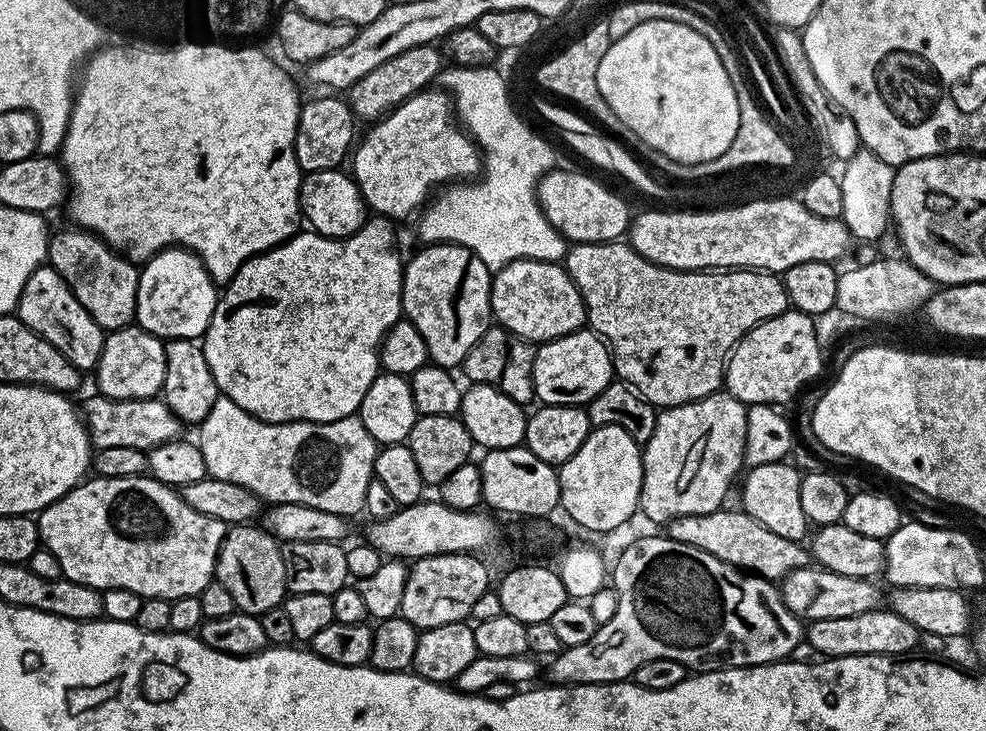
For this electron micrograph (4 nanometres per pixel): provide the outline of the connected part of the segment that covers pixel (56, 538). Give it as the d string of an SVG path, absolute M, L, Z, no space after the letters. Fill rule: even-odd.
M148 474L134 478L96 476L85 479L70 489L61 500L54 501L49 508L45 508L43 512L39 513L38 523L40 526L40 543L50 550L50 554L54 554L54 558L58 558L58 562L62 565L64 579L82 582L91 588L128 590L143 598L162 598L170 601L181 600L187 596L199 596L202 590L206 590L206 586L216 575L216 559L220 553L226 531L226 525L218 522L218 518L206 518L206 514L198 514L198 510L186 506L186 502L181 498L177 489L170 484L163 484L160 480L153 480Z

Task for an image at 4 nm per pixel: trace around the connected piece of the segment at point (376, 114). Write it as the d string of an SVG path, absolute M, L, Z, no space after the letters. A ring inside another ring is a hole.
M427 44L414 46L414 50L406 50L406 54L398 54L398 58L390 58L390 62L382 62L378 70L370 70L366 78L358 78L358 82L354 82L354 86L347 89L346 99L348 107L352 109L353 117L360 122L384 119L399 104L406 102L416 93L425 91L431 85L428 83L431 80L433 83L439 77L446 64L446 60L443 59L445 60L445 57L436 44Z

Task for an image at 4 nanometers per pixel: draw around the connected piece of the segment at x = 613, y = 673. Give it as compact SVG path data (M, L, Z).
M660 534L660 536L644 536L641 540L636 540L633 544L628 544L620 552L620 557L616 560L616 565L611 565L610 568L610 580L614 585L616 593L620 595L618 598L618 610L614 610L614 618L610 618L610 622L599 625L597 627L594 638L590 638L590 642L582 642L582 646L574 646L573 648L564 648L559 652L558 655L551 657L550 663L552 664L548 668L548 680L547 683L552 686L563 686L565 684L618 684L624 681L627 681L634 674L634 670L638 670L638 666L642 666L645 662L650 662L653 658L674 658L674 662L682 662L689 670L695 670L696 672L717 672L723 668L749 668L750 666L762 666L763 664L778 664L781 660L789 659L793 655L792 652L795 650L799 644L802 644L802 641L806 636L806 628L802 623L800 617L796 616L788 607L783 598L780 597L779 587L773 581L766 580L762 576L757 576L755 574L745 574L741 569L735 568L732 564L727 564L722 562L718 558L714 558L714 554L706 554L706 550L698 550L698 546L686 546L686 542L674 542L671 540L667 534Z

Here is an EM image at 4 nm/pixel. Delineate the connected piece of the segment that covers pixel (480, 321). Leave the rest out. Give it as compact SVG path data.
M430 244L421 247L421 252L416 252L412 257L407 257L404 264L404 289L402 290L403 315L418 329L418 334L426 338L426 350L431 363L440 368L456 370L461 367L470 354L474 342L486 334L486 330L493 323L492 314L492 278L493 269L478 258L466 246L461 244Z

